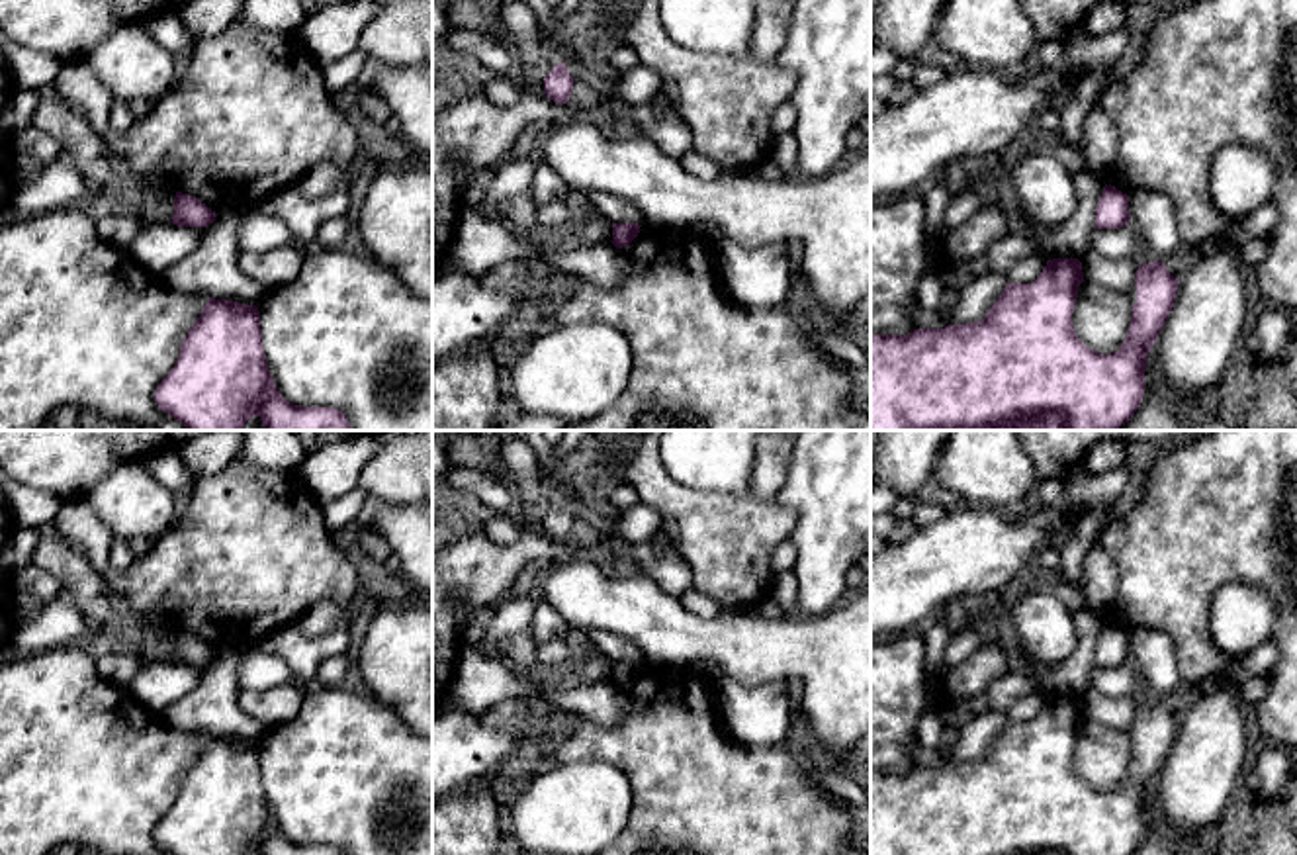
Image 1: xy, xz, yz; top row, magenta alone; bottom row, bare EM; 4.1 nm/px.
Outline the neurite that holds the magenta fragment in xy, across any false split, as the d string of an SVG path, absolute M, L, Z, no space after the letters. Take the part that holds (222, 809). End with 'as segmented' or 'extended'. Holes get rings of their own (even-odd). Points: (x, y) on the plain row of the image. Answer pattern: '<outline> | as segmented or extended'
M213 736L184 775L178 800L158 822L155 839L170 855L346 855L333 845L286 839L268 808L258 745Z | as segmented

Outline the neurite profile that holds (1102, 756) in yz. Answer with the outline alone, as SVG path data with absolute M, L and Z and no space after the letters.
M1084 718L1072 751L1074 771L1088 787L1113 792L1127 777L1131 747L1129 732Z

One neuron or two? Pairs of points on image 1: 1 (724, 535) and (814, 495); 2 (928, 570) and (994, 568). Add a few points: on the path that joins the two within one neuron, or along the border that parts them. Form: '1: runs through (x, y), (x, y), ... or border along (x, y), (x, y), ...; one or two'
1: border along (789, 458), (777, 495), (797, 515), (787, 539); two
2: runs through (943, 568), (979, 568); one

